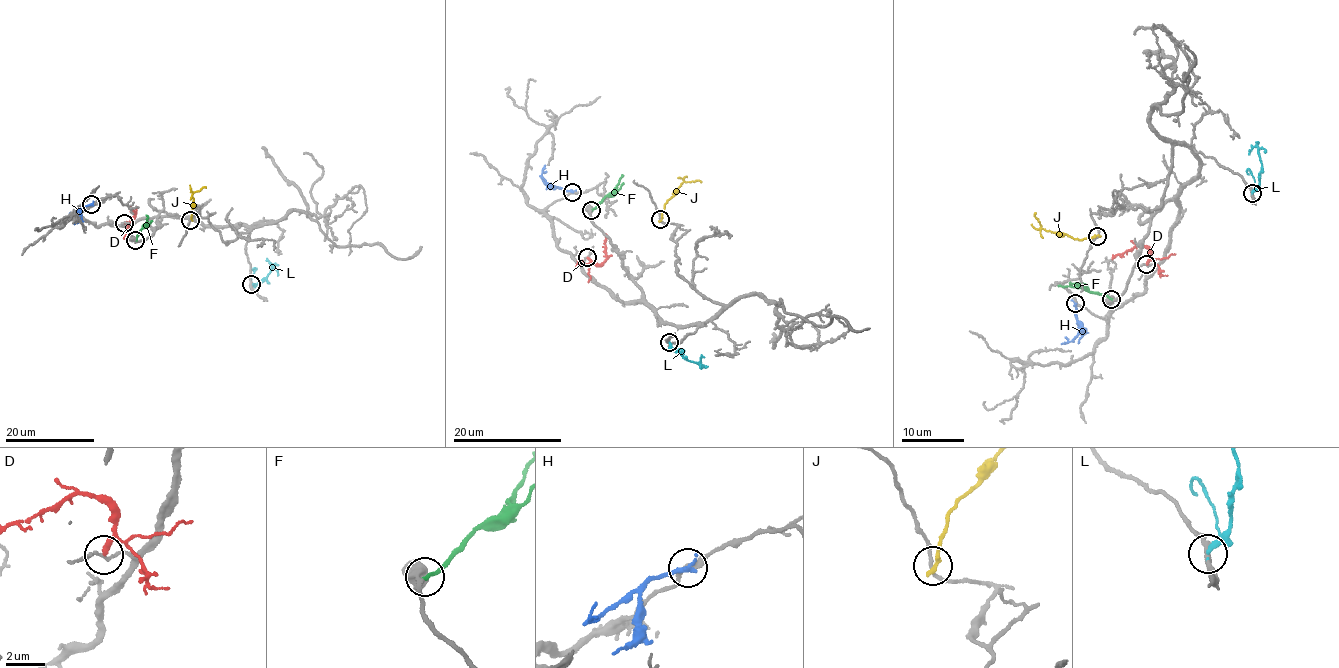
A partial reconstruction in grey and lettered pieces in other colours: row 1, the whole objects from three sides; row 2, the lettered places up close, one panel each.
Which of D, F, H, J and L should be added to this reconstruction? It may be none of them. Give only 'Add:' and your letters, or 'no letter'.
Add: F

